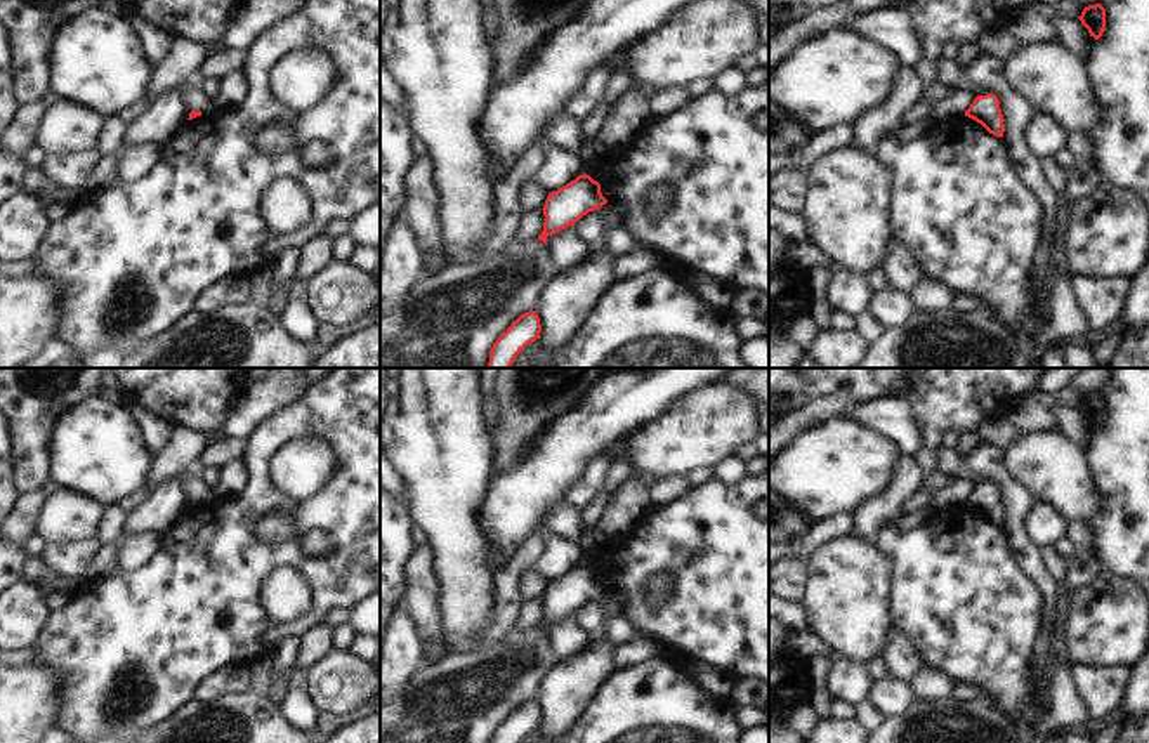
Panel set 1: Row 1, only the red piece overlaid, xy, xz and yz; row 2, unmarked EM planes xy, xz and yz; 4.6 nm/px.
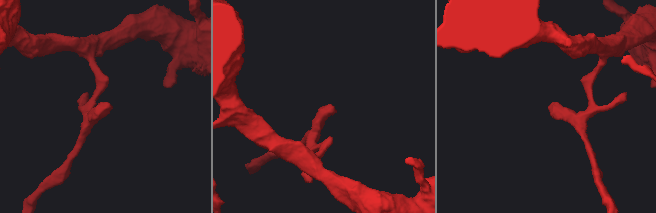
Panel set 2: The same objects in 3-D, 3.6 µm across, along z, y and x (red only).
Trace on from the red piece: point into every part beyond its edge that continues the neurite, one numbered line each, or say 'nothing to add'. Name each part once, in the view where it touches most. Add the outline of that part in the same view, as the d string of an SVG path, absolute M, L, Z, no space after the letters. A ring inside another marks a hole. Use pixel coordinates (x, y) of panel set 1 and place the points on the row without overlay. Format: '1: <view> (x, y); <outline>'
nothing to add

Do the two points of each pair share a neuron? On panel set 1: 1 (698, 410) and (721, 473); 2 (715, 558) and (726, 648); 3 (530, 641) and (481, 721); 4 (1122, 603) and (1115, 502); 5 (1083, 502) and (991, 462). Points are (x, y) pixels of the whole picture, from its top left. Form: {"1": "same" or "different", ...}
{"1": "different", "2": "same", "3": "same", "4": "different", "5": "different"}

